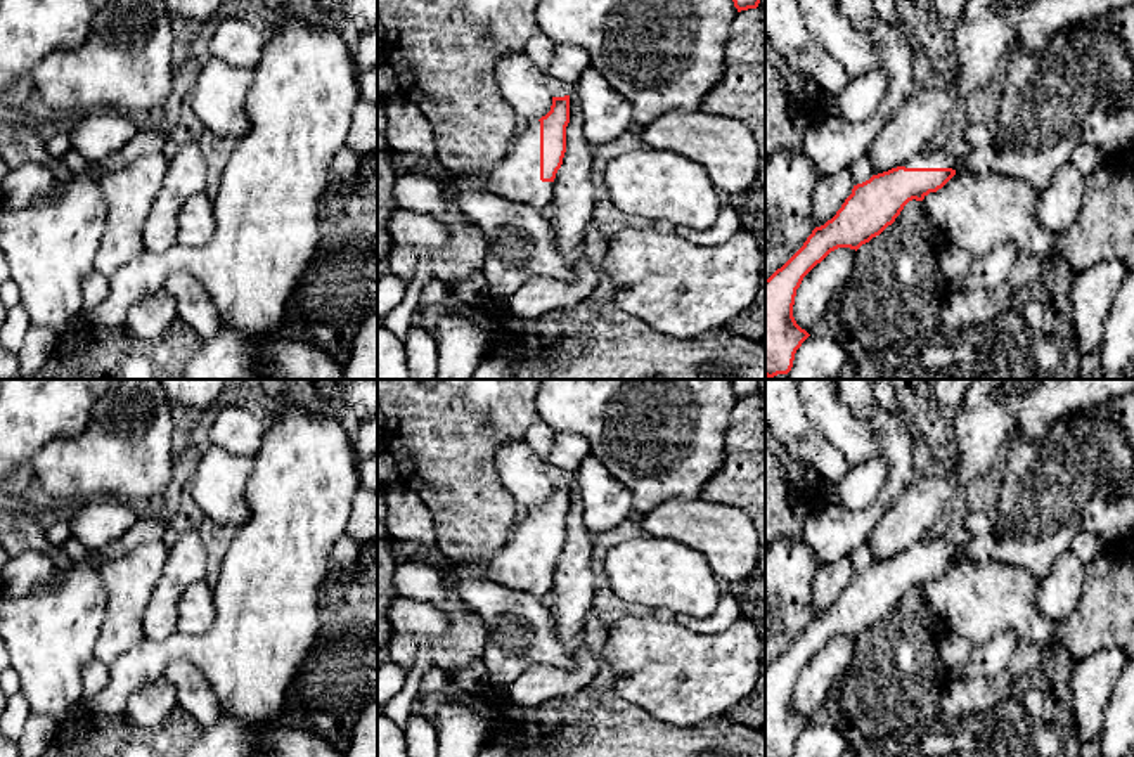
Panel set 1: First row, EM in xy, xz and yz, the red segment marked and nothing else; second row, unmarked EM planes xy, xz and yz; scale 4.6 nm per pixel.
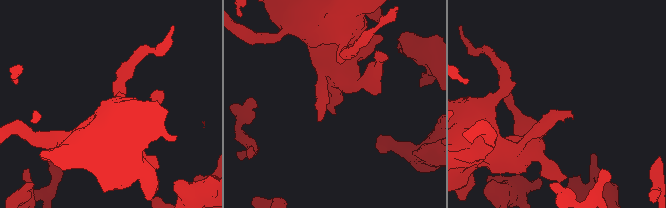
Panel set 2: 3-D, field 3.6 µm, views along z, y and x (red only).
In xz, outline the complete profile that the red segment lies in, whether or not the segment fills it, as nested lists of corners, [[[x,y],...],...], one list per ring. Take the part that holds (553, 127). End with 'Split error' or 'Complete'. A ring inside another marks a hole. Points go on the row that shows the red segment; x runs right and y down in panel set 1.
[[[570,95],[552,97],[551,111],[540,120],[521,125],[512,147],[490,170],[455,173],[443,168],[436,156],[421,159],[395,151],[393,168],[438,180],[443,191],[462,177],[485,178],[493,194],[542,211],[552,201],[552,182],[566,152],[568,123]]]. Split error

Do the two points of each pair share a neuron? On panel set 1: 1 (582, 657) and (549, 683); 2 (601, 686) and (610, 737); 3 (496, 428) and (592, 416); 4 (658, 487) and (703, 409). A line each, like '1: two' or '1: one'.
1: one
2: two
3: two
4: one

